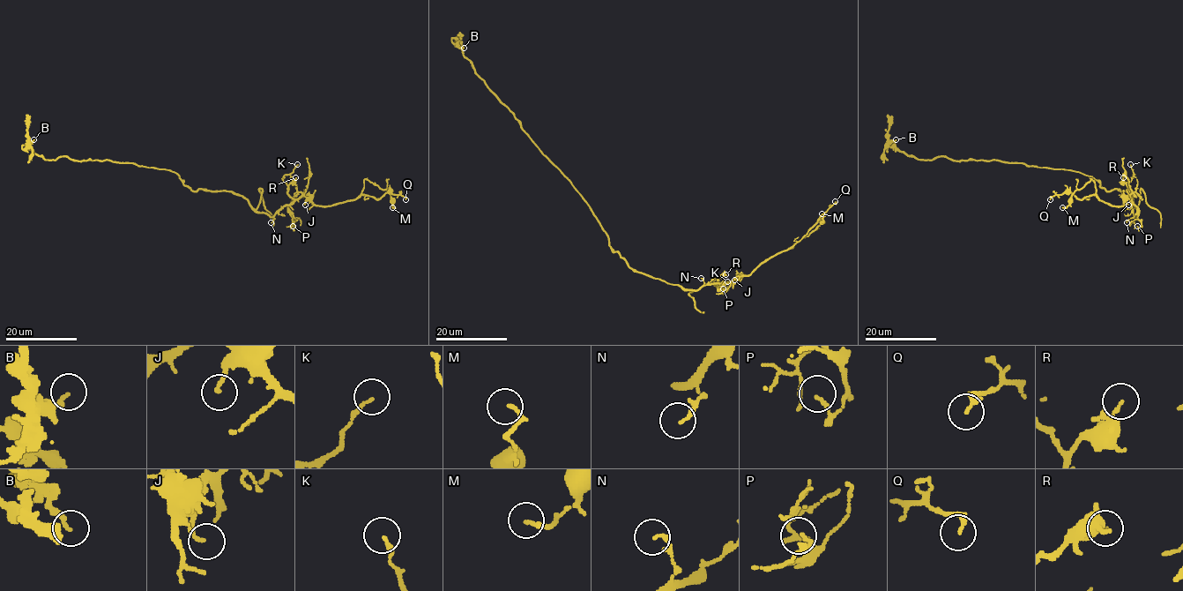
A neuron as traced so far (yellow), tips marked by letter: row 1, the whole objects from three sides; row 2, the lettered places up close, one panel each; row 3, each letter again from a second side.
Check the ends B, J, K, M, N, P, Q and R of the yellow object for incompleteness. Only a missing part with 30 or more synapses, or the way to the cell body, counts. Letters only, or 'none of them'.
none of them

